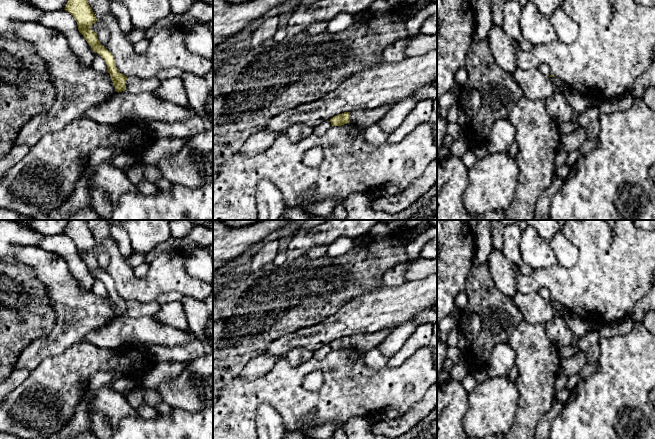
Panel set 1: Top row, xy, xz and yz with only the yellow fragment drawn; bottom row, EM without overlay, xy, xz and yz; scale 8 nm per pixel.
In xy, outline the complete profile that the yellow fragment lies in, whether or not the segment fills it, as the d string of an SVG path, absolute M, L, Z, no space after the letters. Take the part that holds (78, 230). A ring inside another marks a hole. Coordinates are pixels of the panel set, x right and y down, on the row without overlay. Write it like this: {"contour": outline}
{"contour": "M68 220L64 234L68 235L75 242L79 256L92 274L105 284L115 314L118 317L125 315L127 301L118 295L113 279L100 267L97 258L90 253L98 243L89 229L87 221Z"}

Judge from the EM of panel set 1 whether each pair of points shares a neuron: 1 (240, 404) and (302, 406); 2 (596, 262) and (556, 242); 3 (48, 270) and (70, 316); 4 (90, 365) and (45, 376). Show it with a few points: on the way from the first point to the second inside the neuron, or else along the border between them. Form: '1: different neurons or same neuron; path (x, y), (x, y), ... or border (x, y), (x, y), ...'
1: same neuron; path (255, 399), (260, 397), (287, 397)
2: different neurons; border (563, 235), (578, 252), (577, 261), (570, 268)
3: same neuron; path (58, 281), (69, 299), (70, 305)
4: same neuron; path (79, 365), (76, 365), (65, 376), (56, 376)

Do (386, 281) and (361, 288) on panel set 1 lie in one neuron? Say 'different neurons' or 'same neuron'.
different neurons

